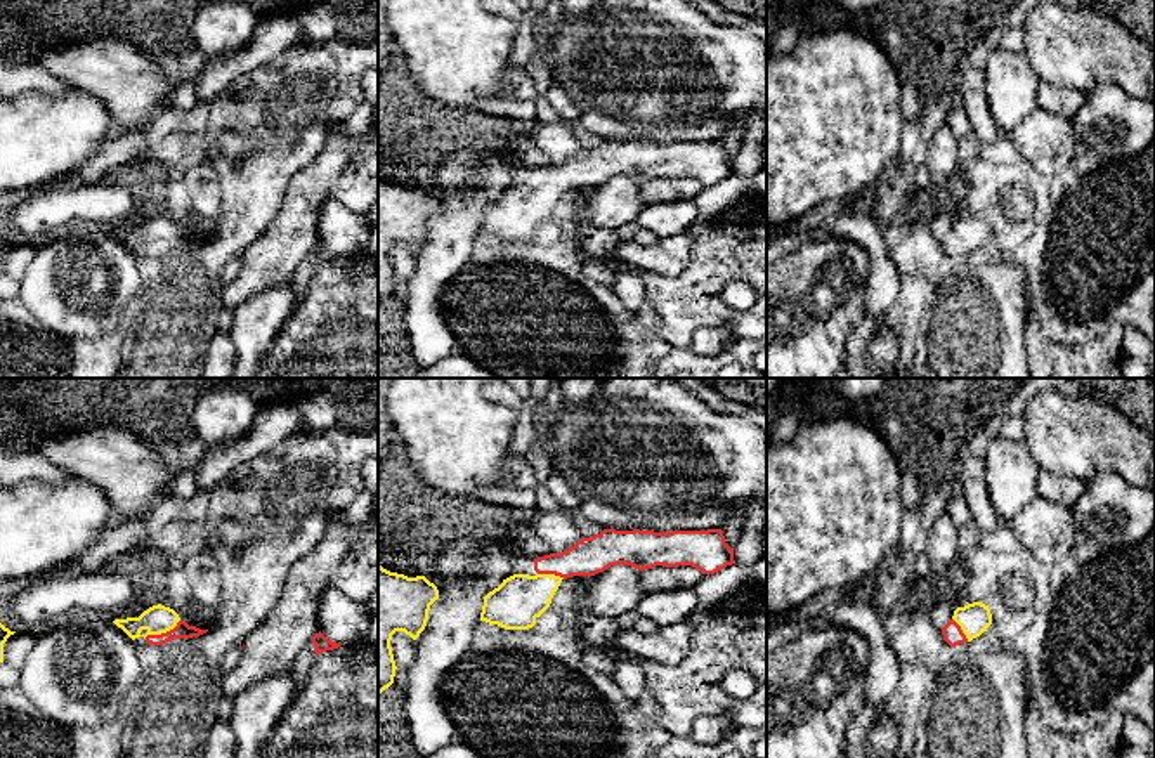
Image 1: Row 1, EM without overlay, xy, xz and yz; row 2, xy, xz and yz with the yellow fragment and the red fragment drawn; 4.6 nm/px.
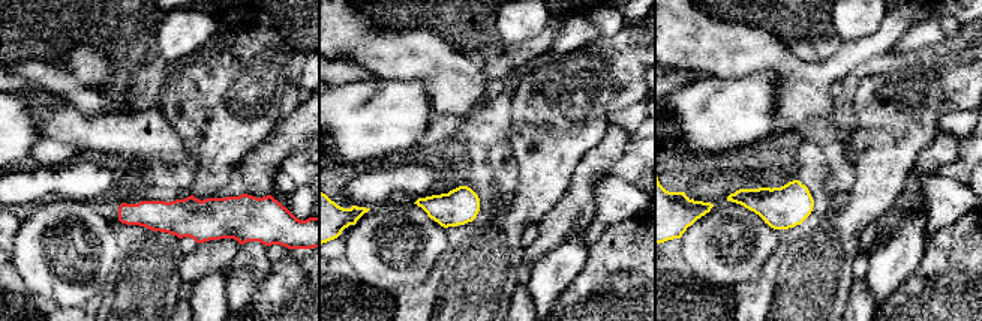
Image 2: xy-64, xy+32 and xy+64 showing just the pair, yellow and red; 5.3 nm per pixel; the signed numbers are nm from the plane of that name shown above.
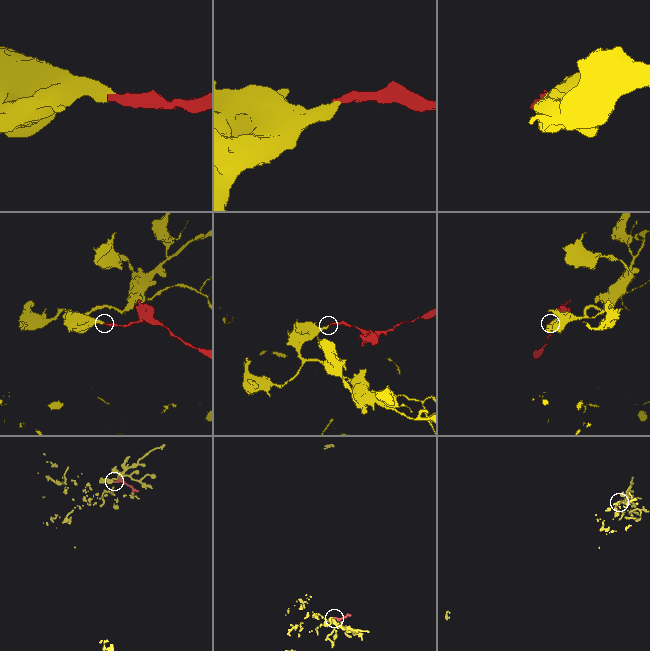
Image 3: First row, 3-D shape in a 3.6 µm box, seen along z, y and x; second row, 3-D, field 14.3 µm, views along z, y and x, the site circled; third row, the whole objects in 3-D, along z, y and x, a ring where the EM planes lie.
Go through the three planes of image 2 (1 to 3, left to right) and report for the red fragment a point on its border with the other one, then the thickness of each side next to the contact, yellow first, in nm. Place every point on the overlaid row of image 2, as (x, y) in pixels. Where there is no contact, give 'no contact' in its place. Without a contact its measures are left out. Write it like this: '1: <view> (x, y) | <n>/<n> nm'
1: no contact
2: no contact
3: no contact

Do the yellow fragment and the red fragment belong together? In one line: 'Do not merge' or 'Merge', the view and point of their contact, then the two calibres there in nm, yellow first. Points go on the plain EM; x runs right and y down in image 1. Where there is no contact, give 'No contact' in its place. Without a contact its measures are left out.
Merge. Touches yellow at xy (162, 243). Thickness 140 nm (yellow) against 80 nm

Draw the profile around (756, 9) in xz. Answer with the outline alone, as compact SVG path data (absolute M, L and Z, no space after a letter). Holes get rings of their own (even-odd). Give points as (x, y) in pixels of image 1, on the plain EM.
M715 0L715 2L730 12L767 21L767 0Z

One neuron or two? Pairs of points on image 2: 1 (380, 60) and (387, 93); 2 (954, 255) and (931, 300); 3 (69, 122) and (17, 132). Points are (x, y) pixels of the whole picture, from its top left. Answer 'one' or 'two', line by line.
1: two
2: one
3: two

